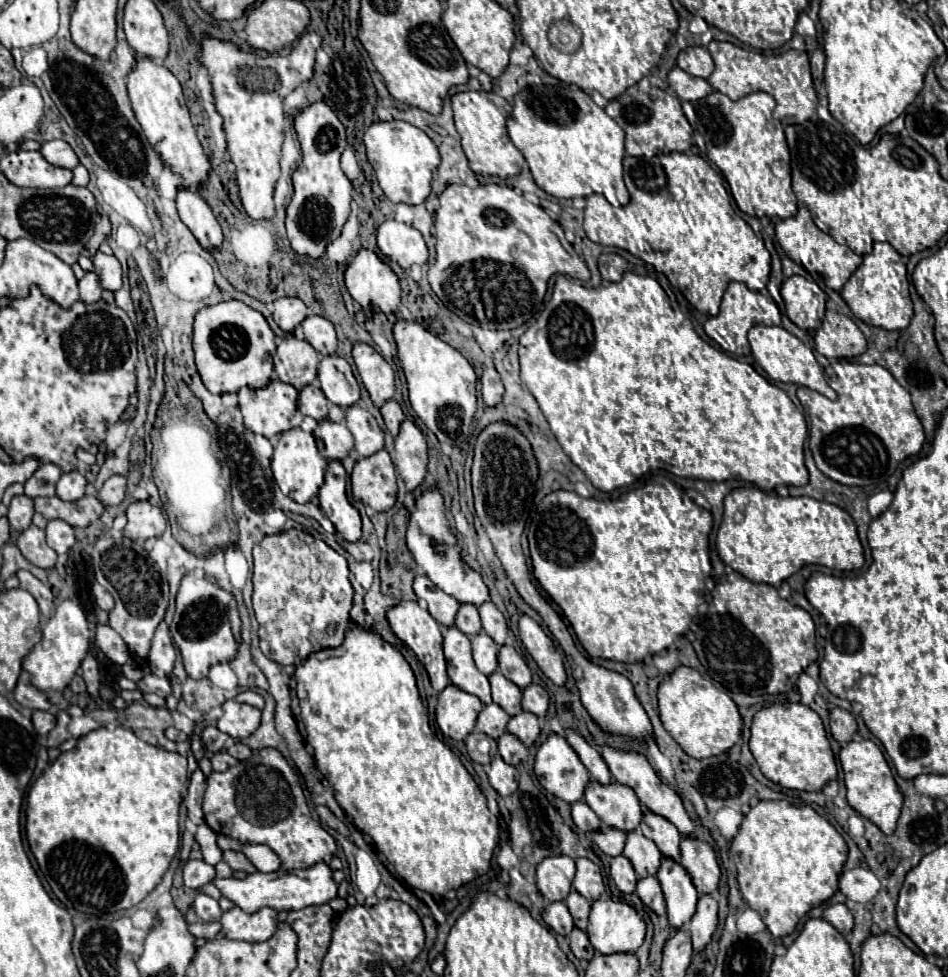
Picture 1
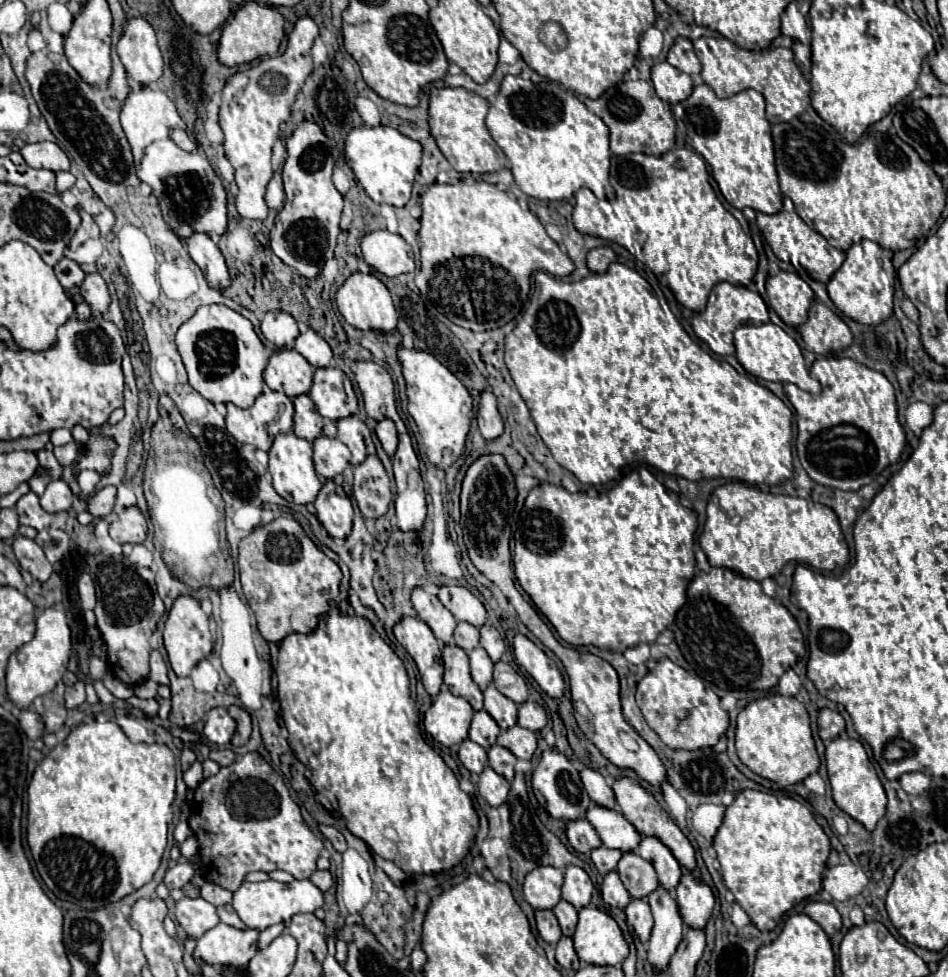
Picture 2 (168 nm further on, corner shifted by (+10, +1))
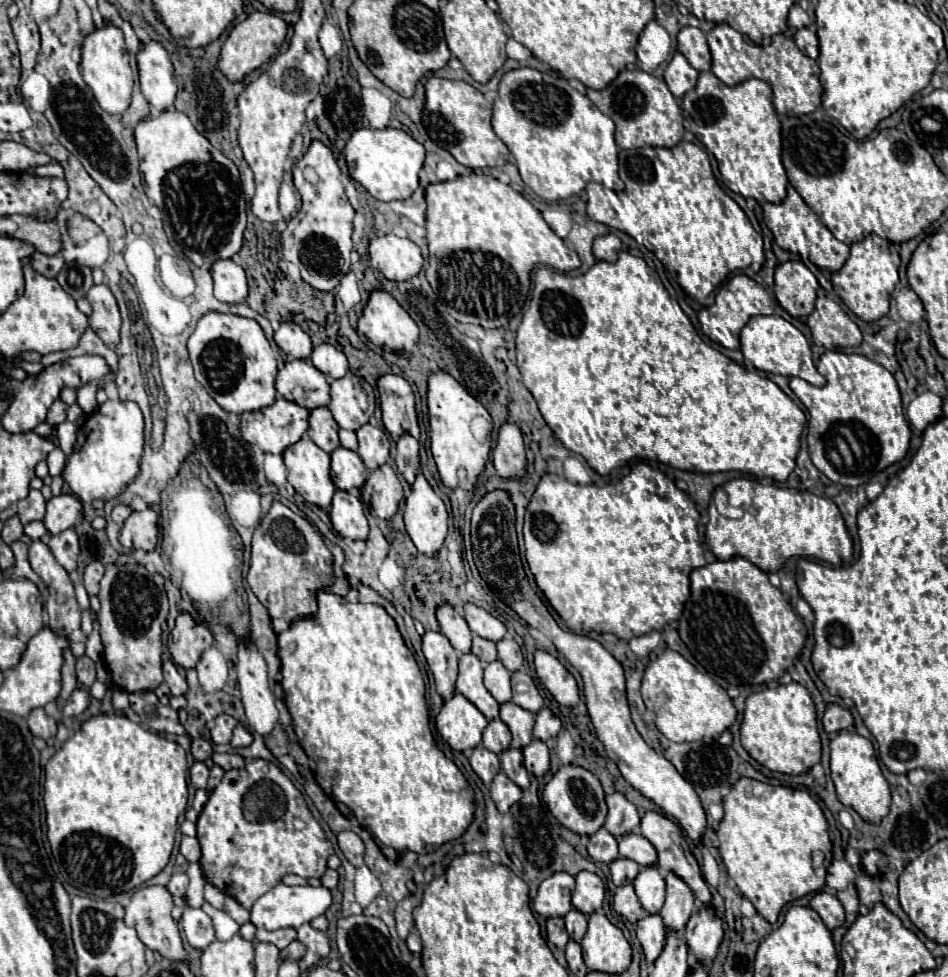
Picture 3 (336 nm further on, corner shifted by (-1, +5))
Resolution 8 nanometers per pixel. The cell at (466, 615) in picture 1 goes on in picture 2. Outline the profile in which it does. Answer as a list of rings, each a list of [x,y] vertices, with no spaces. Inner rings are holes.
[[[459,622],[455,628],[455,644],[465,652],[471,652],[479,646],[479,630],[467,622]]]

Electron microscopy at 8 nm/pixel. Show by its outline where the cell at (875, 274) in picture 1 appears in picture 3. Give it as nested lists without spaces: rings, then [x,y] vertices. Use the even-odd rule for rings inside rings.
[[[870,234],[862,242],[850,246],[848,262],[832,274],[832,286],[842,302],[862,320],[876,322],[888,314],[892,292],[898,284],[898,256],[894,252],[894,244],[888,240]]]

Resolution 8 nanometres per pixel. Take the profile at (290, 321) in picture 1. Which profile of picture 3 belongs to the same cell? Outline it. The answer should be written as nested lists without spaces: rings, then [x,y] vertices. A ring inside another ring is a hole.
[[[282,322],[274,332],[274,342],[294,358],[308,358],[312,352],[310,336],[296,322]]]

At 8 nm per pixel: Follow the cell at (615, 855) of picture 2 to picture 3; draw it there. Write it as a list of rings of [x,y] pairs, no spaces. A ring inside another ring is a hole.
[[[624,856],[610,862],[610,874],[612,874],[612,882],[616,886],[630,884],[636,878],[638,870],[640,870],[640,866],[636,862],[632,862],[630,858],[624,858]]]

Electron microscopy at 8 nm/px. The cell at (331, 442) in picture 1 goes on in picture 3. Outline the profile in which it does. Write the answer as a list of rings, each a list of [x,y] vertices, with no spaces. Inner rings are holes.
[[[338,446],[332,454],[332,464],[330,464],[330,476],[336,488],[340,490],[352,490],[352,488],[362,488],[362,484],[368,478],[368,470],[358,456],[358,452],[348,450]]]

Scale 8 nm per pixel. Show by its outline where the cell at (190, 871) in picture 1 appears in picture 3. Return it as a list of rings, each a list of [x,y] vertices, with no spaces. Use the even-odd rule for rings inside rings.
[[[176,872],[172,874],[172,880],[168,882],[168,892],[176,894],[176,896],[184,896],[186,888],[188,888],[188,874],[186,872]]]

